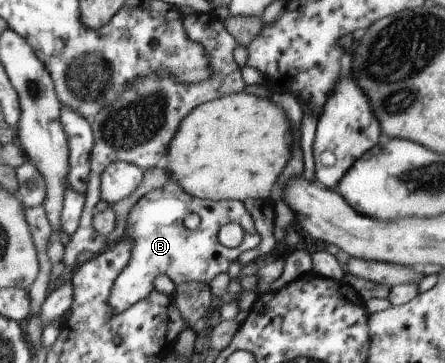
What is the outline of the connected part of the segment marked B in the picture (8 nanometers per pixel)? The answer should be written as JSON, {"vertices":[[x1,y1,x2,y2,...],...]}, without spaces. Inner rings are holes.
{"vertices":[[171,179,162,187,152,189,141,196,129,209,125,225,124,231,129,233,134,255,110,288,109,306,112,314,121,313,133,303,145,299,153,290,153,279,157,275,169,277,176,288,187,281,208,285,215,275,227,272,231,262,240,253,257,247,260,240,253,219,241,201,209,201,191,197],[188,212,199,217,199,224,193,230,183,226,183,217],[226,223,237,223,244,229,244,236,237,247,226,248,216,238,217,231]]}

